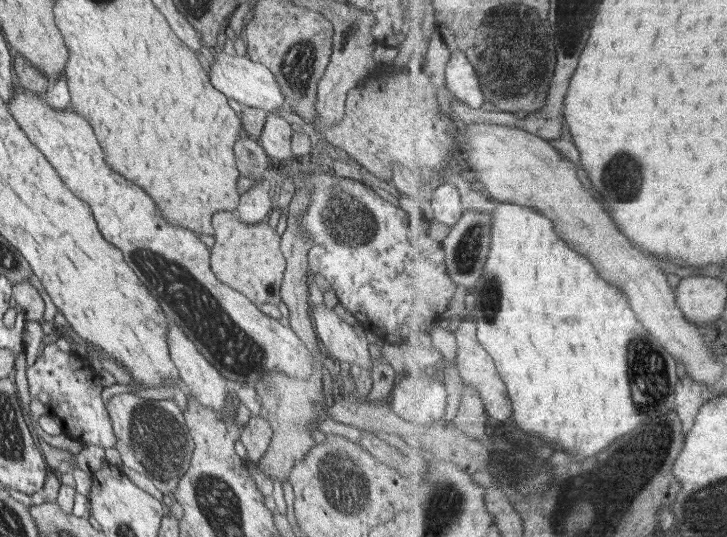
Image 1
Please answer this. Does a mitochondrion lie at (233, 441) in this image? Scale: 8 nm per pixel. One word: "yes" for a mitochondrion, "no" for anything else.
no

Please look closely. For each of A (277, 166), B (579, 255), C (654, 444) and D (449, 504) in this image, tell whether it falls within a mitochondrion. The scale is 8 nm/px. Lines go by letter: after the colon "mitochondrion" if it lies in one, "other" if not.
A: other
B: other
C: mitochondrion
D: mitochondrion

